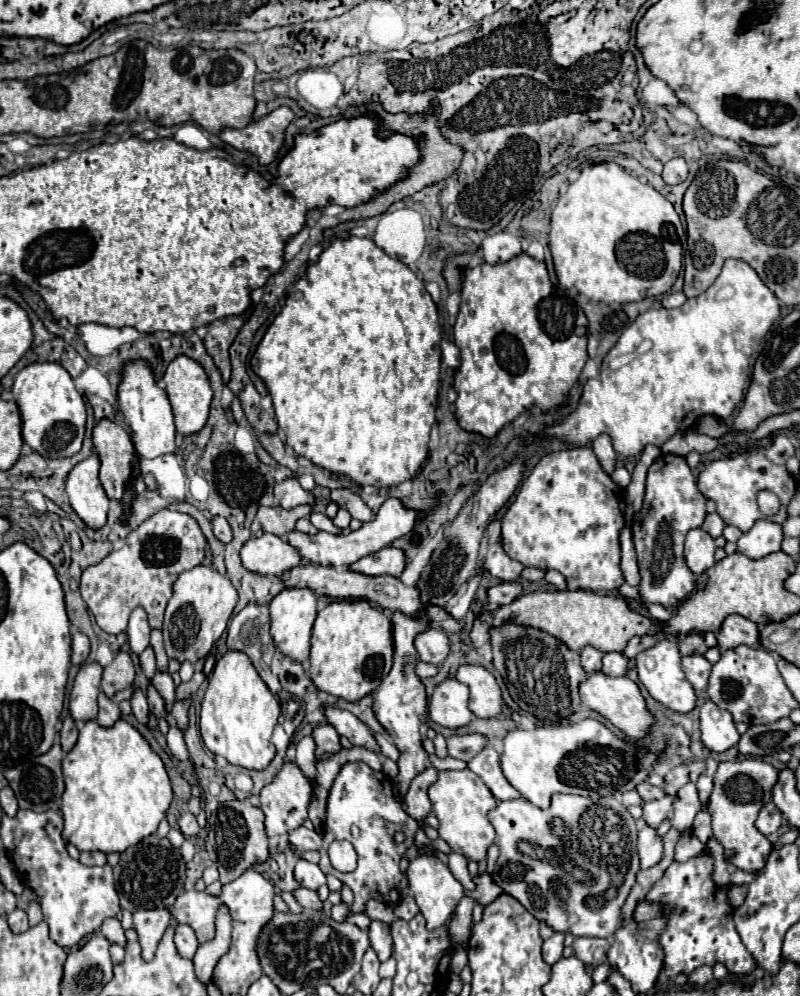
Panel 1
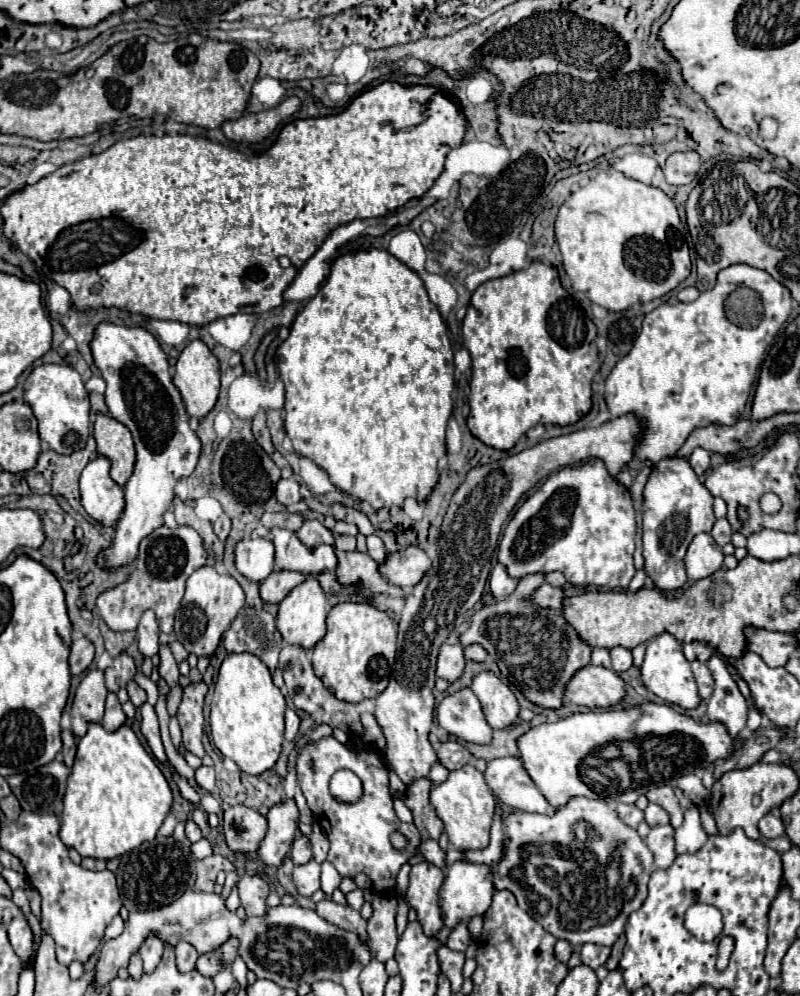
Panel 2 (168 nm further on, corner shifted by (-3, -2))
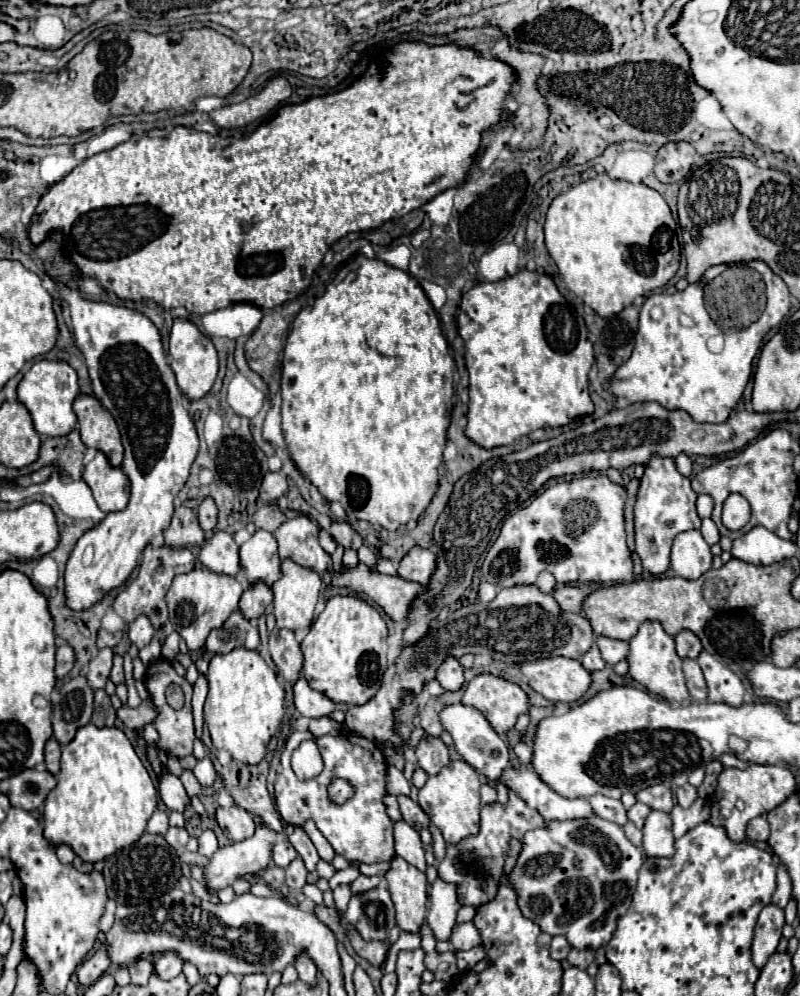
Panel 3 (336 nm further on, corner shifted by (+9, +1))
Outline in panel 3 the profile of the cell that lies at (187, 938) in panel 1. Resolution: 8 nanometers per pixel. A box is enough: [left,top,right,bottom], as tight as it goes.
[155,951,183,979]

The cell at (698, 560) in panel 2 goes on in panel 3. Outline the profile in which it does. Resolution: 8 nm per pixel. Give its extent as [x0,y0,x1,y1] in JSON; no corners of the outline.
[671,531,711,579]

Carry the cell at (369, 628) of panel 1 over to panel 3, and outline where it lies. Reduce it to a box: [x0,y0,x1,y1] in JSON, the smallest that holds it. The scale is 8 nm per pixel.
[301,597,387,705]

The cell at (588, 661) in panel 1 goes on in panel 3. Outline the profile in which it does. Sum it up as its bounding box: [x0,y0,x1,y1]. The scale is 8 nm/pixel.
[581,643,605,671]

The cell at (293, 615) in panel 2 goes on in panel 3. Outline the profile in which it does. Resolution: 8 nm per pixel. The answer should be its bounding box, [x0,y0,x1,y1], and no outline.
[273,559,321,631]

